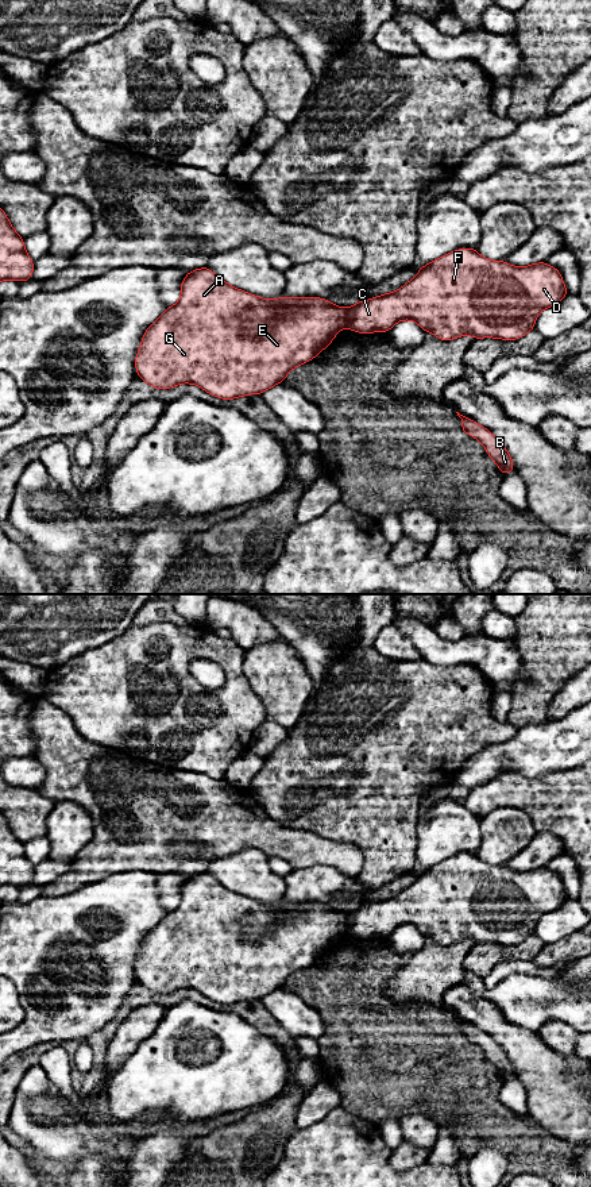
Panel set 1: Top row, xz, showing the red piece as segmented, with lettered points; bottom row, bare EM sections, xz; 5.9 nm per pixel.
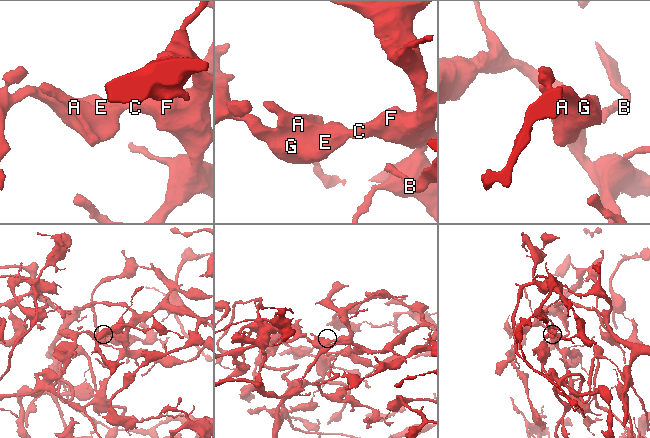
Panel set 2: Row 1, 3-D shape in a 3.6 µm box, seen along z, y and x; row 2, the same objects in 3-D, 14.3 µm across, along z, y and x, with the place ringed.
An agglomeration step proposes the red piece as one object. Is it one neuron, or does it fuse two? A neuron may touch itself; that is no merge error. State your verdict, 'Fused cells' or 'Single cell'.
Fused cells

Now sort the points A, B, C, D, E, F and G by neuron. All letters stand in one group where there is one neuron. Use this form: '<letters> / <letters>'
A E G / B C D F

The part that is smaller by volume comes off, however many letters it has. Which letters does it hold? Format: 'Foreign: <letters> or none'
Foreign: A, E, G

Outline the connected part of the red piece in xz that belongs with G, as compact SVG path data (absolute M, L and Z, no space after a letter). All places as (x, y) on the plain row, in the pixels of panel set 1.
M209 872L188 876L181 887L181 903L169 912L144 937L135 963L136 979L154 994L193 988L209 999L233 1005L262 999L281 988L291 974L314 964L347 932L347 913L320 902L266 905L228 890Z

